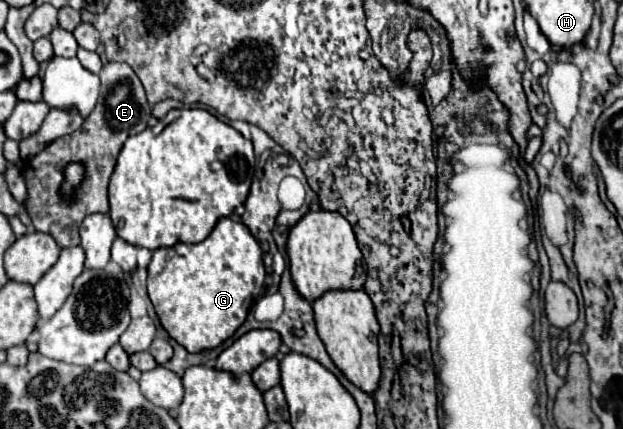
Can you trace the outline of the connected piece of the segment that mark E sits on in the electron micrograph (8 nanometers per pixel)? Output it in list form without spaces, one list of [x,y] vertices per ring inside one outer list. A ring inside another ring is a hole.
[[[106,63],[100,71],[100,81],[100,99],[90,117],[86,117],[86,121],[82,123],[82,129],[66,137],[58,137],[58,141],[46,145],[42,153],[26,161],[22,171],[28,187],[28,199],[24,207],[32,219],[32,225],[36,227],[36,231],[52,235],[60,247],[80,245],[78,227],[86,215],[108,213],[108,183],[114,173],[118,153],[130,135],[136,135],[148,127],[148,119],[152,117],[152,107],[146,101],[142,83],[130,65]],[[70,161],[86,163],[86,179],[78,189],[76,203],[64,201],[58,195],[58,185],[62,183],[62,169]],[[72,229],[76,229],[76,235],[72,235]]]

